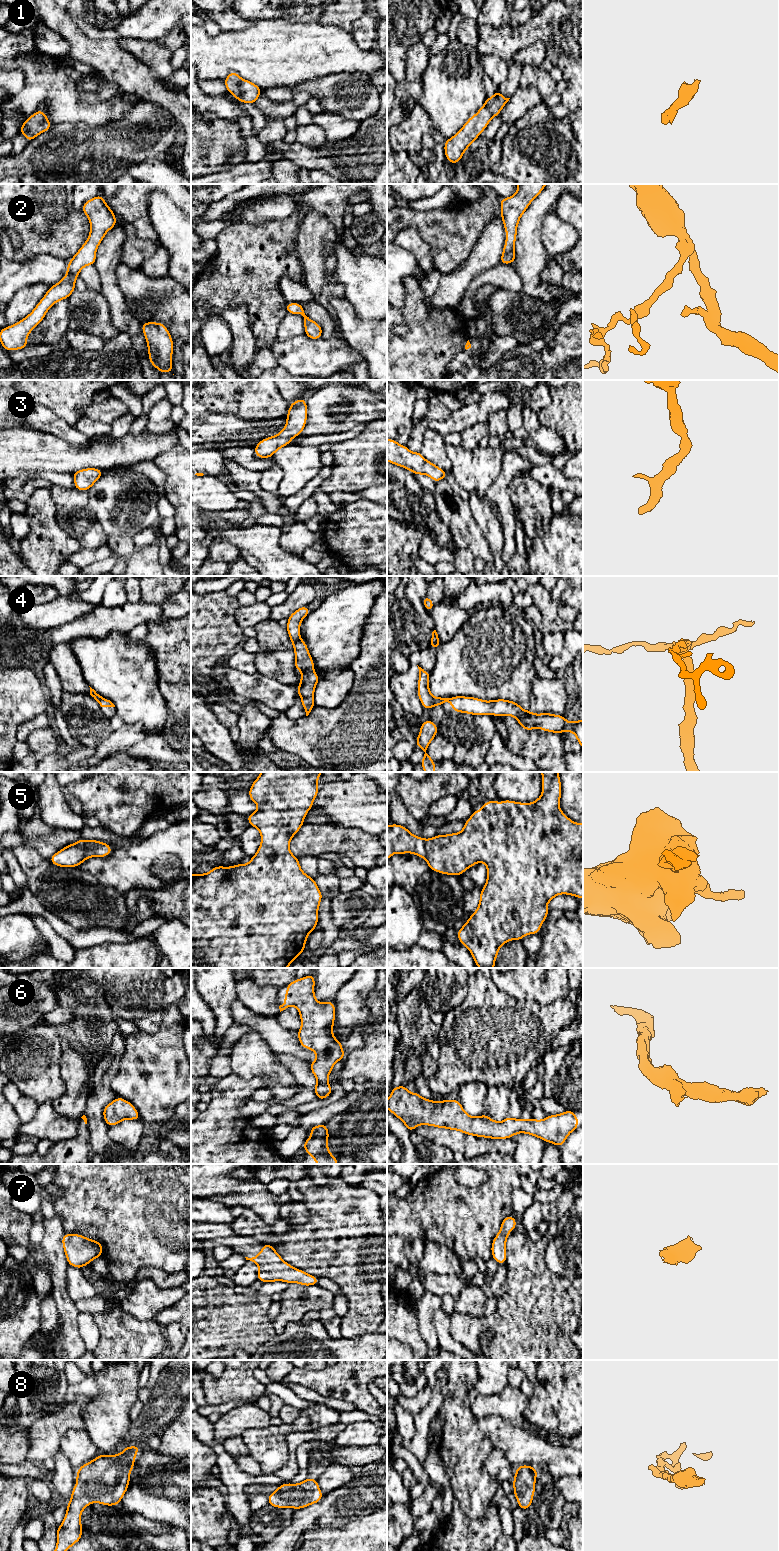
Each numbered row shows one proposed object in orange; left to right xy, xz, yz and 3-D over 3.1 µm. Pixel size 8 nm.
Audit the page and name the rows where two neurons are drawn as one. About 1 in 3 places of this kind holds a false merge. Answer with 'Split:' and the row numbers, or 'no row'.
Split: 4

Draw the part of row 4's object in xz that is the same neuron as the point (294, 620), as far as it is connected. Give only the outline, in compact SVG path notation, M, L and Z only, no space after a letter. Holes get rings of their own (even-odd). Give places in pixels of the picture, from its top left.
M302 606L288 617L286 626L290 641L295 643L300 638L301 621L311 612L307 606Z

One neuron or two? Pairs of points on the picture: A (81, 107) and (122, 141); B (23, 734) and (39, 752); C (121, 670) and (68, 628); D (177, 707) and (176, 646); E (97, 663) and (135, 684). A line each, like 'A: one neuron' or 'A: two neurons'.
A: two neurons
B: two neurons
C: two neurons
D: one neuron
E: one neuron

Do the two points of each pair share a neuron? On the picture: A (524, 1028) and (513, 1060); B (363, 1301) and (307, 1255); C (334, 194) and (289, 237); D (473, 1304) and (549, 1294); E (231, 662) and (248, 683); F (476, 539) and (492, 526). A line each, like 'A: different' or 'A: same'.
A: same
B: same
C: different
D: different
E: different
F: different

